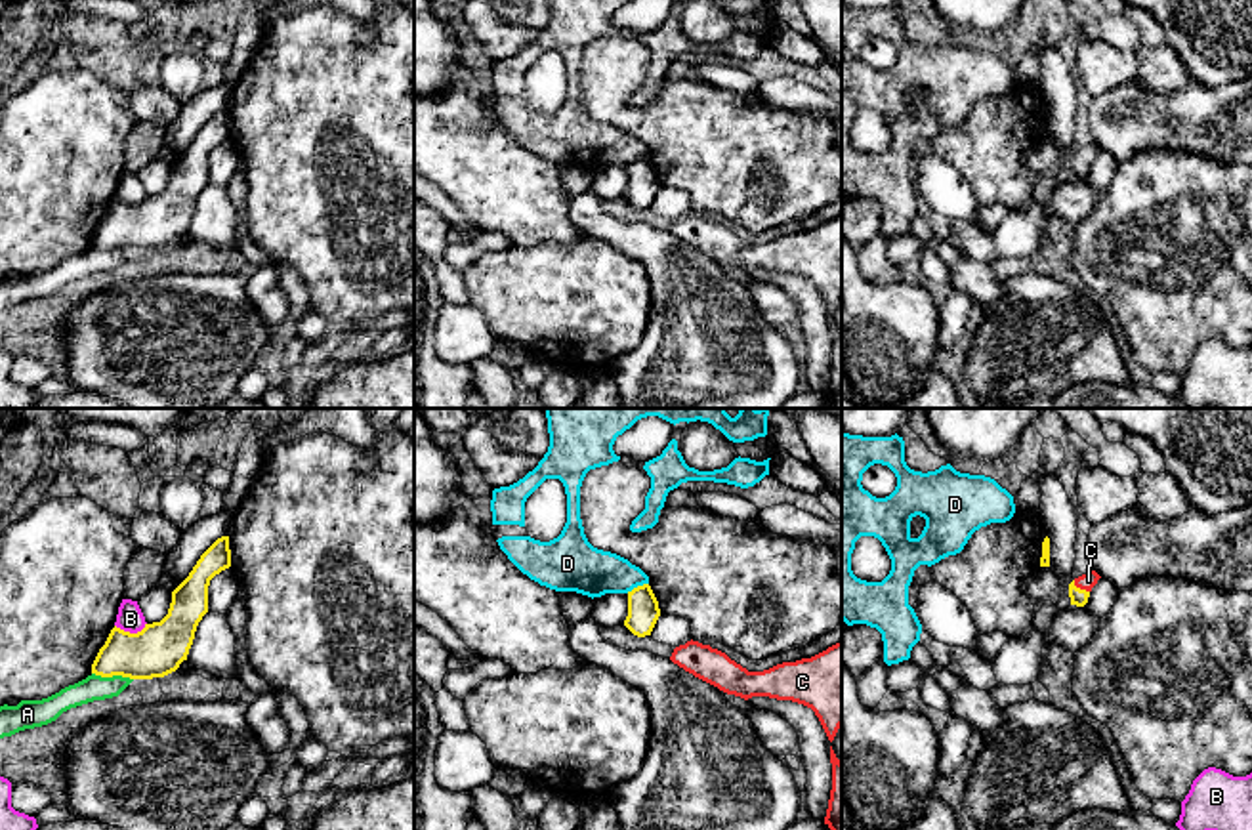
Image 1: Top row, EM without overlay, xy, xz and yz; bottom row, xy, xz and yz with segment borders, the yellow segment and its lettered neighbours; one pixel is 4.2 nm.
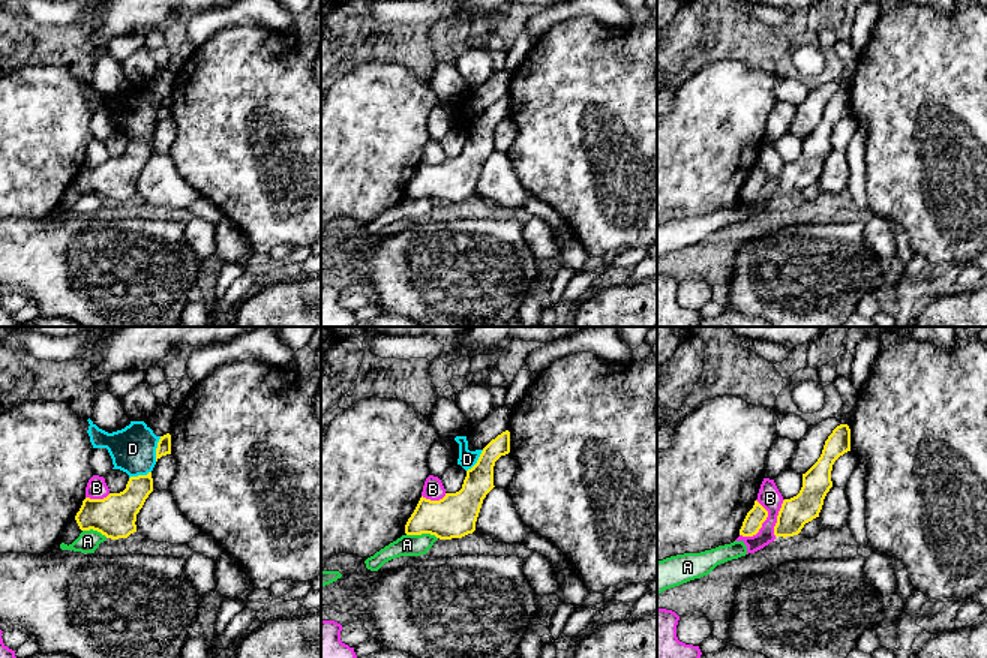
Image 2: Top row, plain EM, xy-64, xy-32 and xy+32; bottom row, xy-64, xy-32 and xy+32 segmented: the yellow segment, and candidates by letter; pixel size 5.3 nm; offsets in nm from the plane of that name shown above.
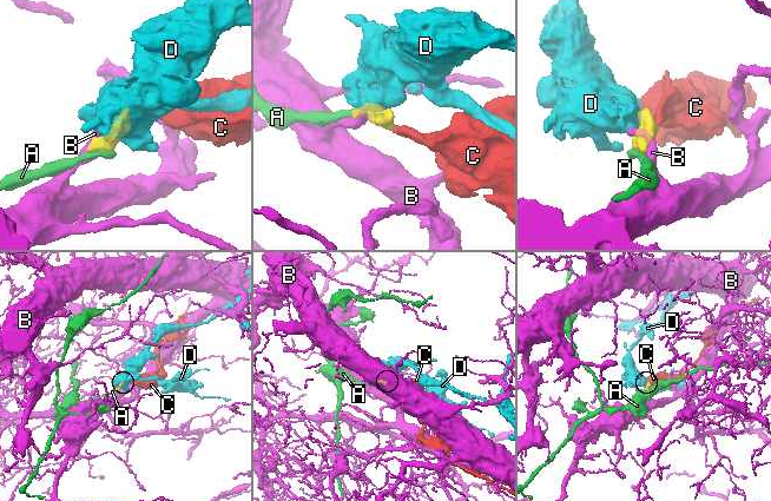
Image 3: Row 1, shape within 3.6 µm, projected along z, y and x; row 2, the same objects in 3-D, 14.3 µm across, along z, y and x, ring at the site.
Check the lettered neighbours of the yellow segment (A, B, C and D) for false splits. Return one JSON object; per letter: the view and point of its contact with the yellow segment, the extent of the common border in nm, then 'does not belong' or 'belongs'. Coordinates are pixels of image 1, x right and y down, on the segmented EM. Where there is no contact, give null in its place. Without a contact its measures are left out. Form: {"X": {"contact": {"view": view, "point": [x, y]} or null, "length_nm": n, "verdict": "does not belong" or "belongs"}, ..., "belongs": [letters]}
{"A": {"contact": {"view": "xy", "point": [113, 674]}, "length_nm": 180, "verdict": "does not belong"}, "B": {"contact": {"view": "xy", "point": [128, 632]}, "length_nm": 140, "verdict": "does not belong"}, "C": {"contact": {"view": "yz", "point": [1079, 588]}, "length_nm": 90, "verdict": "belongs"}, "D": {"contact": {"view": "xz", "point": [636, 588]}, "length_nm": 100, "verdict": "does not belong"}, "belongs": ["C"]}

